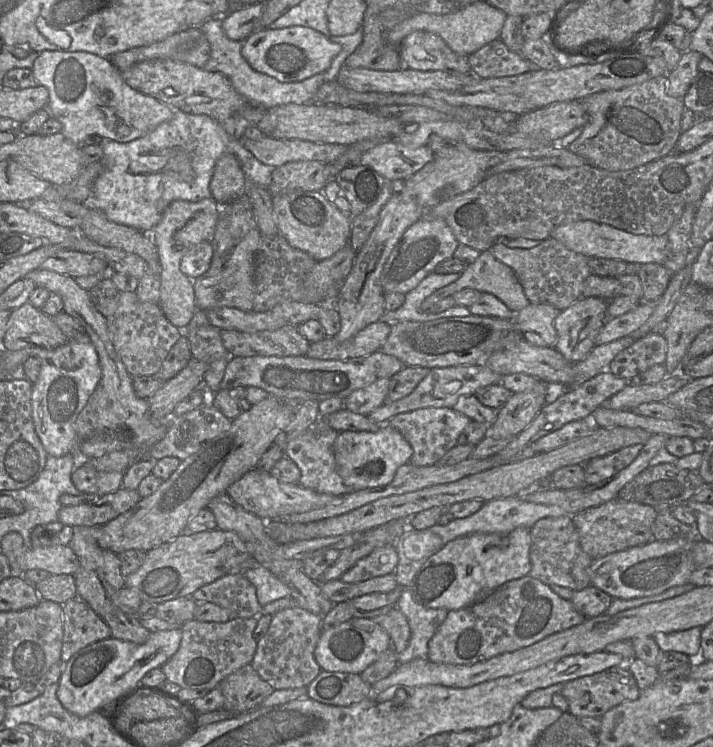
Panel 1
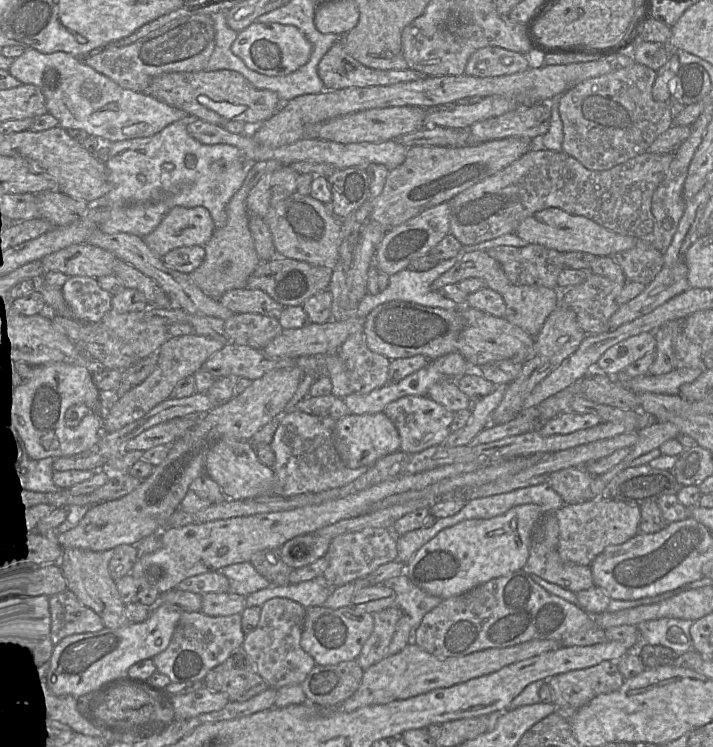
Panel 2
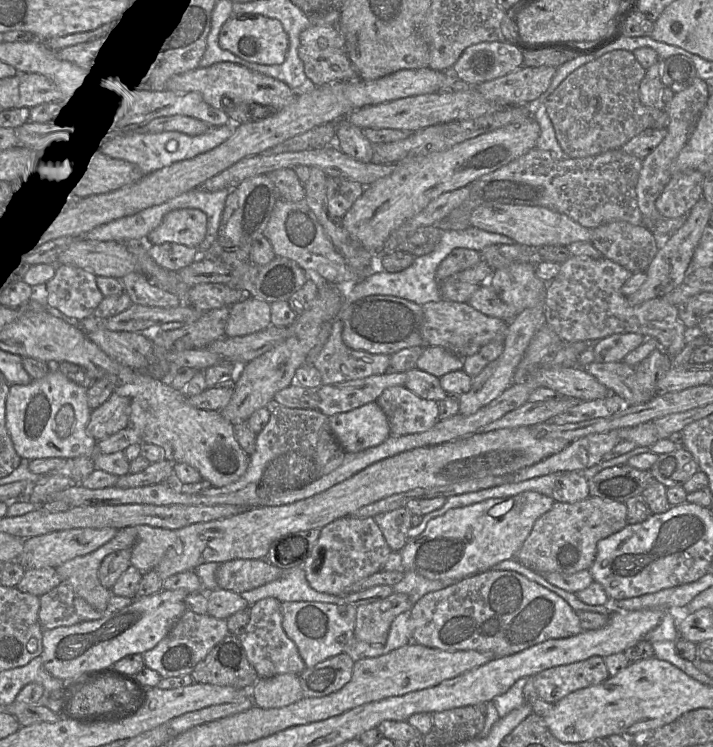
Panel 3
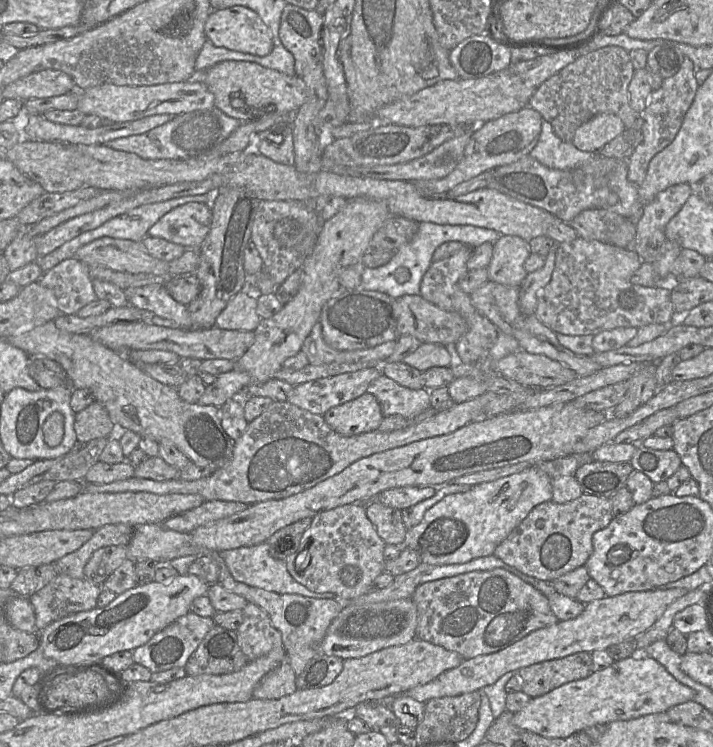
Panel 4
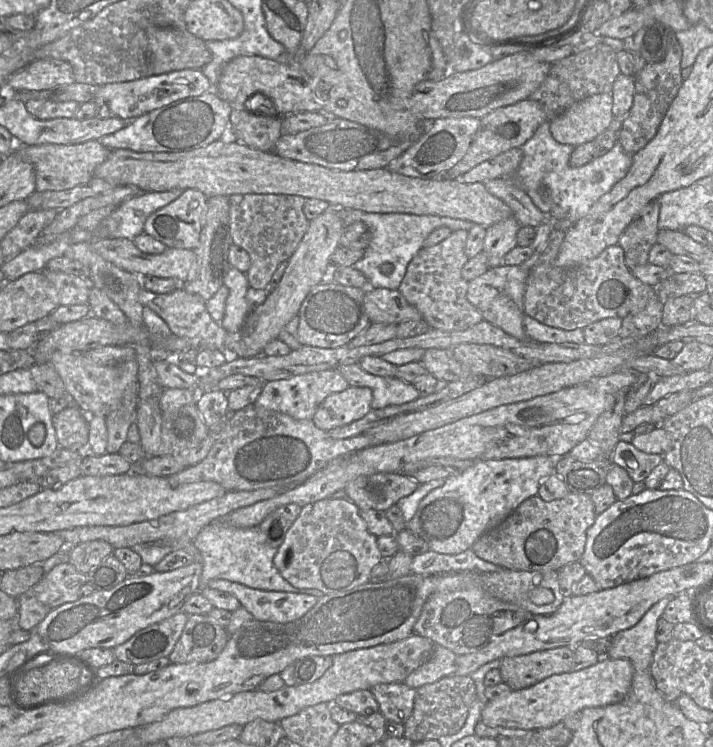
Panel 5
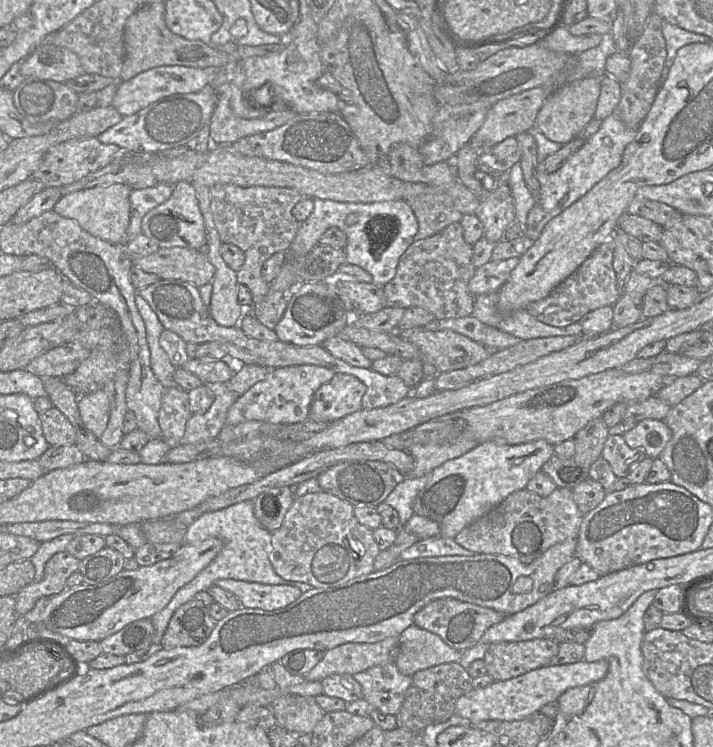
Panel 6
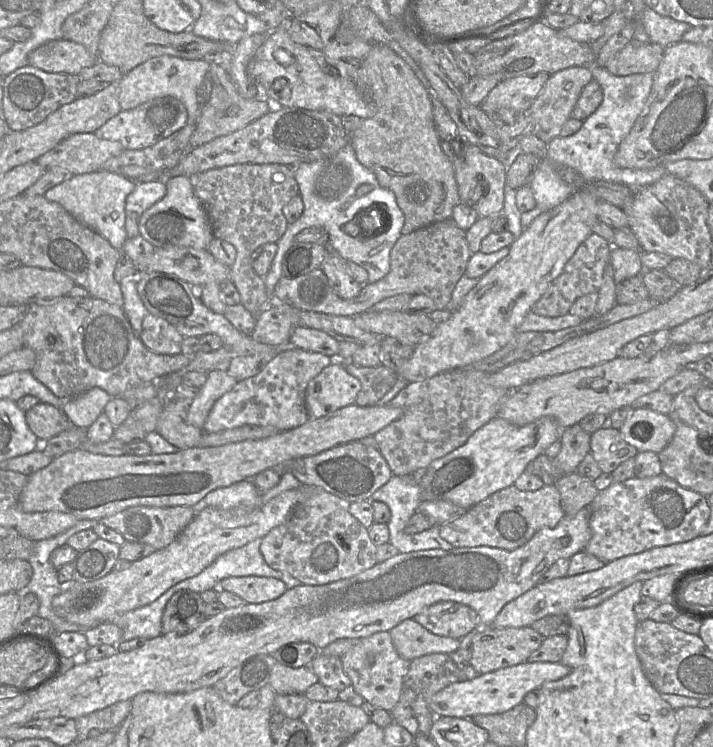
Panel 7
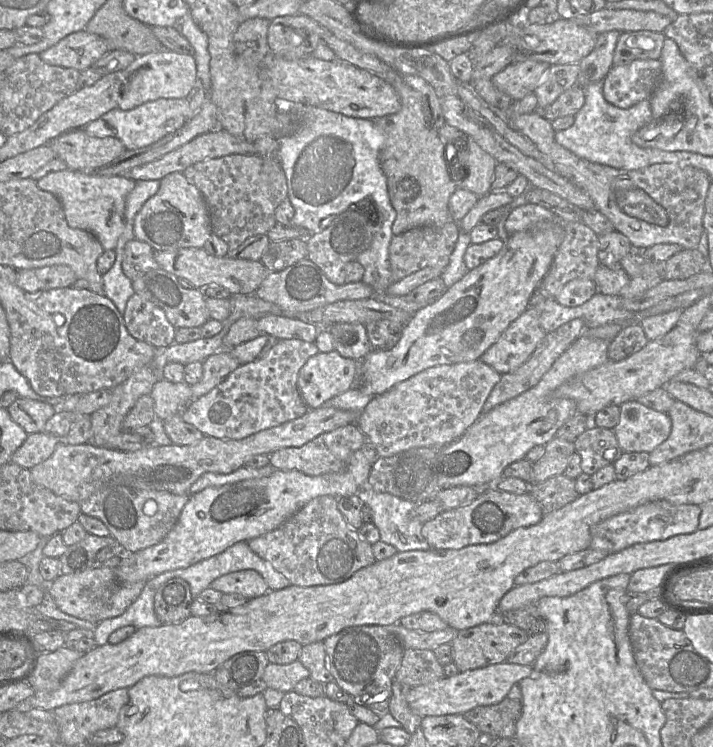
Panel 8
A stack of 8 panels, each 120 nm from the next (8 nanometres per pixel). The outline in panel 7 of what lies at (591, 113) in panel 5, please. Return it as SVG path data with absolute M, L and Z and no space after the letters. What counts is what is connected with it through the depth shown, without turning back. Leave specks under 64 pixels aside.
M573 66L550 74L528 110L537 131L557 131L571 118L582 89L592 80L588 67Z

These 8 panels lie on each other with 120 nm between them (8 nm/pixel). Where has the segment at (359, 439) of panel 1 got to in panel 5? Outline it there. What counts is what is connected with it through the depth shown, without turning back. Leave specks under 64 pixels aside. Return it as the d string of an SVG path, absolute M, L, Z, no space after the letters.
M349 386L342 392L327 396L311 418L325 431L359 420L372 410L372 390L369 387Z

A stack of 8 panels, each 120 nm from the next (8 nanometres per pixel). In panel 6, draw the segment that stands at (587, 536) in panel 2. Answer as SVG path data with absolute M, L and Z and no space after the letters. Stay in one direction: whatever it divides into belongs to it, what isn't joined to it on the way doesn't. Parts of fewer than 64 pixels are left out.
M557 487L546 497L521 489L465 527L453 540L474 553L500 554L530 564L555 544L578 538L582 519L572 491L567 488Z

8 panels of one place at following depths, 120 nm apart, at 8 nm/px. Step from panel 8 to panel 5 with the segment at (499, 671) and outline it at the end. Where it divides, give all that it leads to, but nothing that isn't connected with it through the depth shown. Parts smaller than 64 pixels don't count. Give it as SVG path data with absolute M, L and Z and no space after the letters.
M606 659L578 671L555 674L528 688L512 690L504 697L487 701L481 712L481 722L492 727L524 730L549 728L586 708L622 701L630 690L632 677L633 667L627 659Z

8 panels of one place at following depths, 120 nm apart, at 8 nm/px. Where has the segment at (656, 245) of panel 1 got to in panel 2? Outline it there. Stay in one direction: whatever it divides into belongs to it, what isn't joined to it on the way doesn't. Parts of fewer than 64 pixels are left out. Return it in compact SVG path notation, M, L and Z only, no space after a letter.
M546 208L524 219L515 234L529 244L564 252L585 252L595 256L611 256L629 250L635 246L639 238L615 233L604 228L584 216L573 215L559 208Z

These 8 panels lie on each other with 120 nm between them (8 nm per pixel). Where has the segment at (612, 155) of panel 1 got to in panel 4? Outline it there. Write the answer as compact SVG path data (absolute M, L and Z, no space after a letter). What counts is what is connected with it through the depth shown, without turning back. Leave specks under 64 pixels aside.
M605 46L588 52L575 59L572 63L548 78L538 86L529 100L529 106L539 112L543 119L548 121L555 134L564 142L573 139L575 131L594 116L602 113L618 116L625 129L639 129L642 127L640 113L633 110L629 103L629 84L635 73L629 51L620 46Z

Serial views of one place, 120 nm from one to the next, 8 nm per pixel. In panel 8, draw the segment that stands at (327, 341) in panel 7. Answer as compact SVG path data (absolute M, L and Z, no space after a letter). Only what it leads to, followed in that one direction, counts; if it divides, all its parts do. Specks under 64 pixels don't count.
M263 315L256 321L258 330L278 340L299 339L314 343L321 329L315 324L280 315Z

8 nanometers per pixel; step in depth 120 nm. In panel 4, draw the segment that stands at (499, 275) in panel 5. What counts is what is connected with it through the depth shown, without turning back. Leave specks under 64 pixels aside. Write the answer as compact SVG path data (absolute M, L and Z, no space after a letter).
M488 280L470 294L470 299L474 307L499 330L516 338L520 349L530 354L546 356L574 371L578 376L588 376L602 368L601 365L592 361L589 357L576 355L560 345L555 333L544 326L535 315L524 315L519 307L518 287L507 286Z

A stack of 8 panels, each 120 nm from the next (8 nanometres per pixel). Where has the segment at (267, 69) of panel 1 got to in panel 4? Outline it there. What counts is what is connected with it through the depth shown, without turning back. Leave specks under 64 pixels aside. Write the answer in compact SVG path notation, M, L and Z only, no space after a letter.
M244 6L212 9L204 32L215 46L229 50L266 56L273 49L269 28L257 13Z

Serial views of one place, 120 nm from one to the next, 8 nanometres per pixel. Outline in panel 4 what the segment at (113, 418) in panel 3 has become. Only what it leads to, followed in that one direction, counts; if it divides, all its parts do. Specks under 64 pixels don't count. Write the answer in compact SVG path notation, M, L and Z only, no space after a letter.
M98 402L75 413L74 430L78 443L108 437L115 432L115 428L107 409Z

